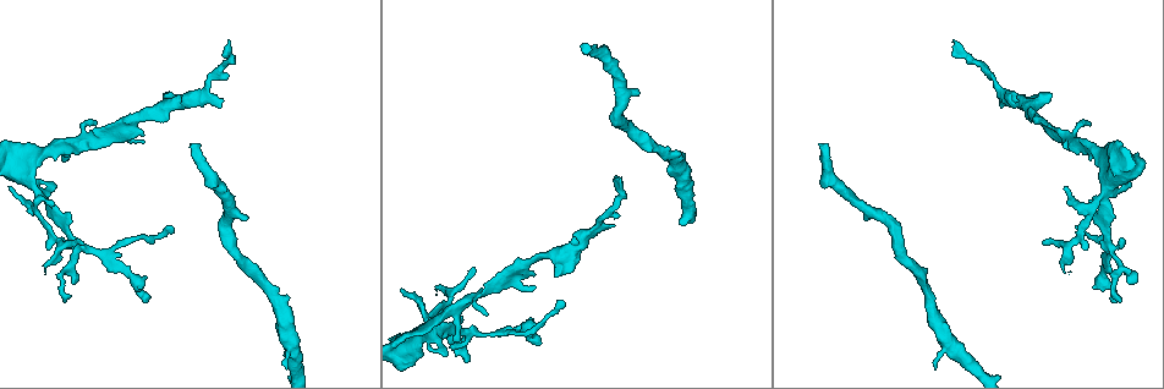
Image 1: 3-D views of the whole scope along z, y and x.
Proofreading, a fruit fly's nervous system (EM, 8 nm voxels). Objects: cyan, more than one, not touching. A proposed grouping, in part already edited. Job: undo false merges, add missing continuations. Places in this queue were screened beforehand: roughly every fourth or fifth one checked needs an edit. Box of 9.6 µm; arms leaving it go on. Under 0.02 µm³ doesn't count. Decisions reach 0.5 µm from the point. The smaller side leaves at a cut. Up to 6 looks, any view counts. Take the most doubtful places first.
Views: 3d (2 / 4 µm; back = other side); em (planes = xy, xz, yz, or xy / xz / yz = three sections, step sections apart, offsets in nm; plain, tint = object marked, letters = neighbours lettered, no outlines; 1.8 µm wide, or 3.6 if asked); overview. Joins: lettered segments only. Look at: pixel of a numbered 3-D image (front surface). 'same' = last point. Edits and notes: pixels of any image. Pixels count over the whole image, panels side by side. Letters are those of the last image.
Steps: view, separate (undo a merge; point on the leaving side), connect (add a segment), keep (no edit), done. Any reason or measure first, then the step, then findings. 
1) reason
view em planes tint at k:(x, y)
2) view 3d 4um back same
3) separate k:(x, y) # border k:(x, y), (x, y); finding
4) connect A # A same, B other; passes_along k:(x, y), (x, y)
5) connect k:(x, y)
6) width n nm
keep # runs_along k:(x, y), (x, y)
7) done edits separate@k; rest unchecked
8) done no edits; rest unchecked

long arm stops here
view 3d 2um back at 1:(194, 143)

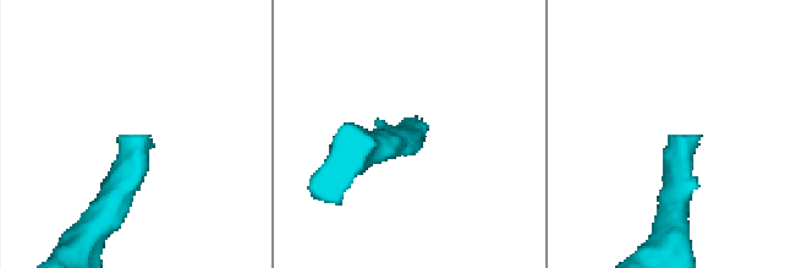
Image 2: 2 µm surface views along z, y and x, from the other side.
view em xz step 4 letters at 2:(142, 135)

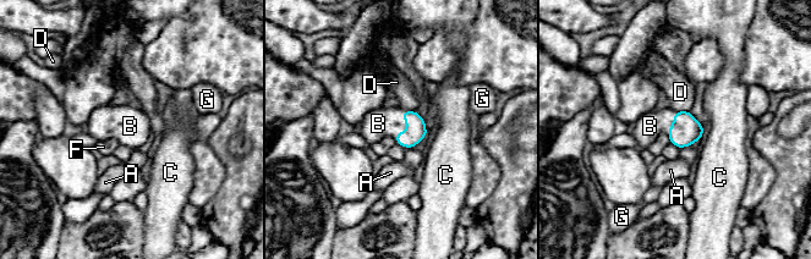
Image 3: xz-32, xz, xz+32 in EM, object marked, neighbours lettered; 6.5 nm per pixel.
connect B # A other, B same, C other, D other, F other, G other; passes_along 3:(416, 131), (406, 128), (378, 124); it goes on there

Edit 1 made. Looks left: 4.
view overview

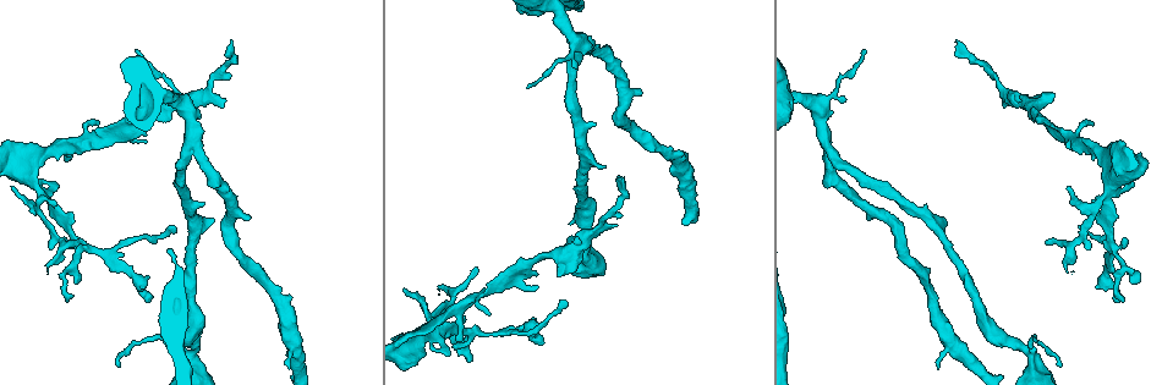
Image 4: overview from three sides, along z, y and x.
thin arm on a thick one
view 3d 2um at 4:(437, 330)

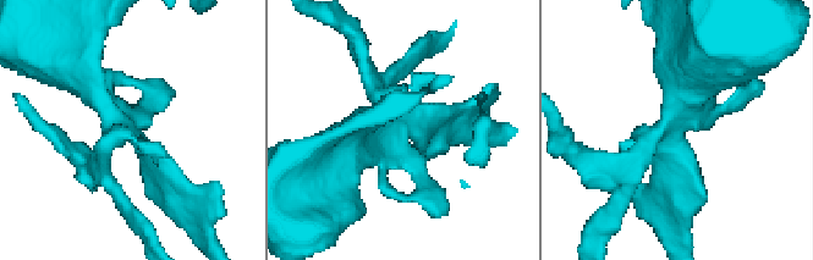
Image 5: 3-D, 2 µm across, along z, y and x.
view em xz step 16 tint at 5:(407, 123)

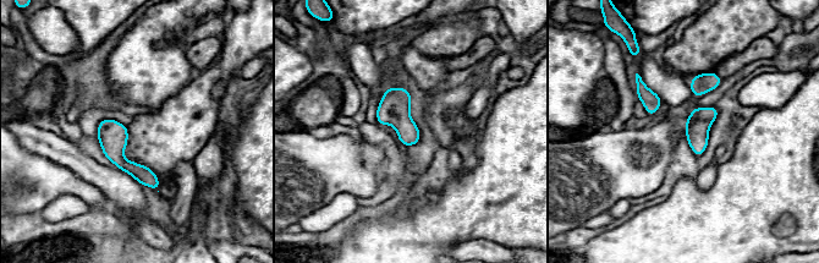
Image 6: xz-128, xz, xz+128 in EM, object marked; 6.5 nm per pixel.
view em yz step 4 letters same

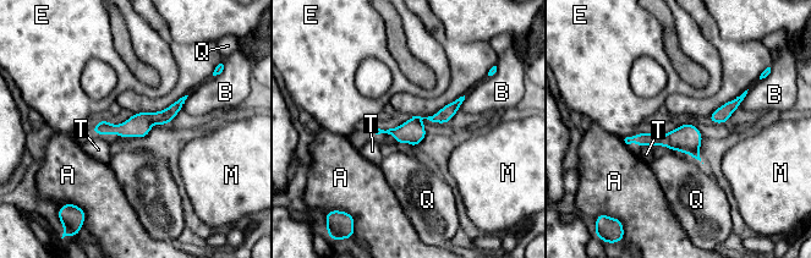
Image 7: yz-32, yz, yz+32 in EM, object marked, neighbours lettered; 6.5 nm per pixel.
width 160 nm
keep # A other, B other, E other, M other, Q other, T other; border 7:(669, 149), (688, 153), (702, 164); continuous, no second cell

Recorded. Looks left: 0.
done edits connect@3; rest unchecked

